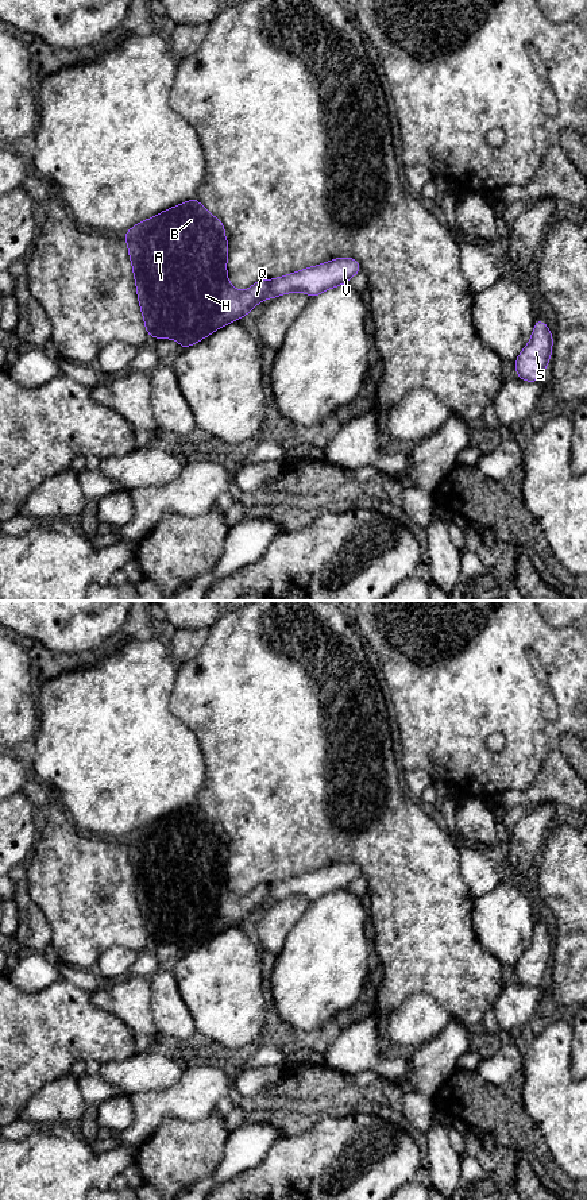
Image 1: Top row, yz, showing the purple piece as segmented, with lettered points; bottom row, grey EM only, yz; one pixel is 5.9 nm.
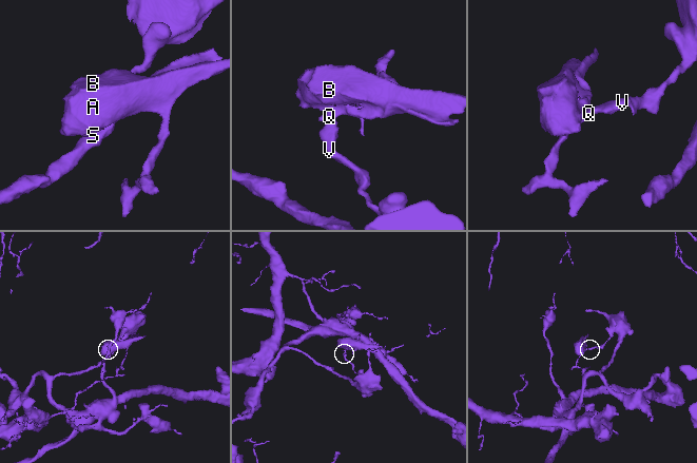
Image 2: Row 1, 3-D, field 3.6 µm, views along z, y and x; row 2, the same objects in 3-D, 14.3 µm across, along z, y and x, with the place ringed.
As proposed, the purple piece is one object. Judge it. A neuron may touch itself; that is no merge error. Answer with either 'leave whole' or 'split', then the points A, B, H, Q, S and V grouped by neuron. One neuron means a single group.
split; A B H Q / S V

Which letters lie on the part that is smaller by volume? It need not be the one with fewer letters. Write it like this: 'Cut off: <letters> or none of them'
Cut off: A, B, H, Q

